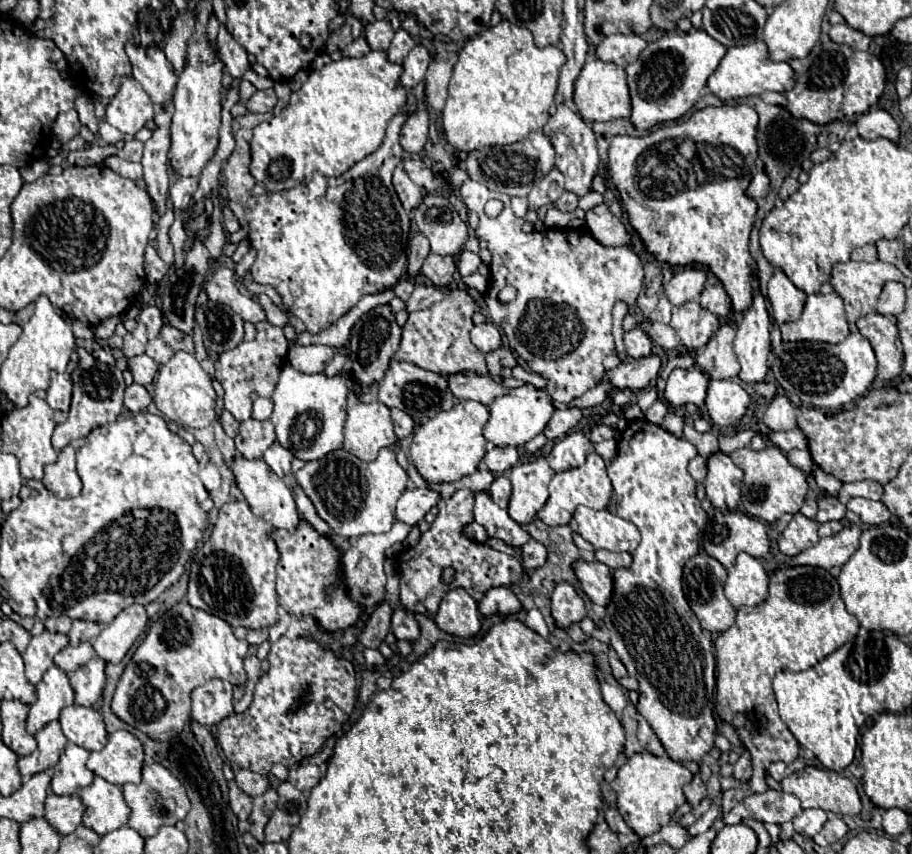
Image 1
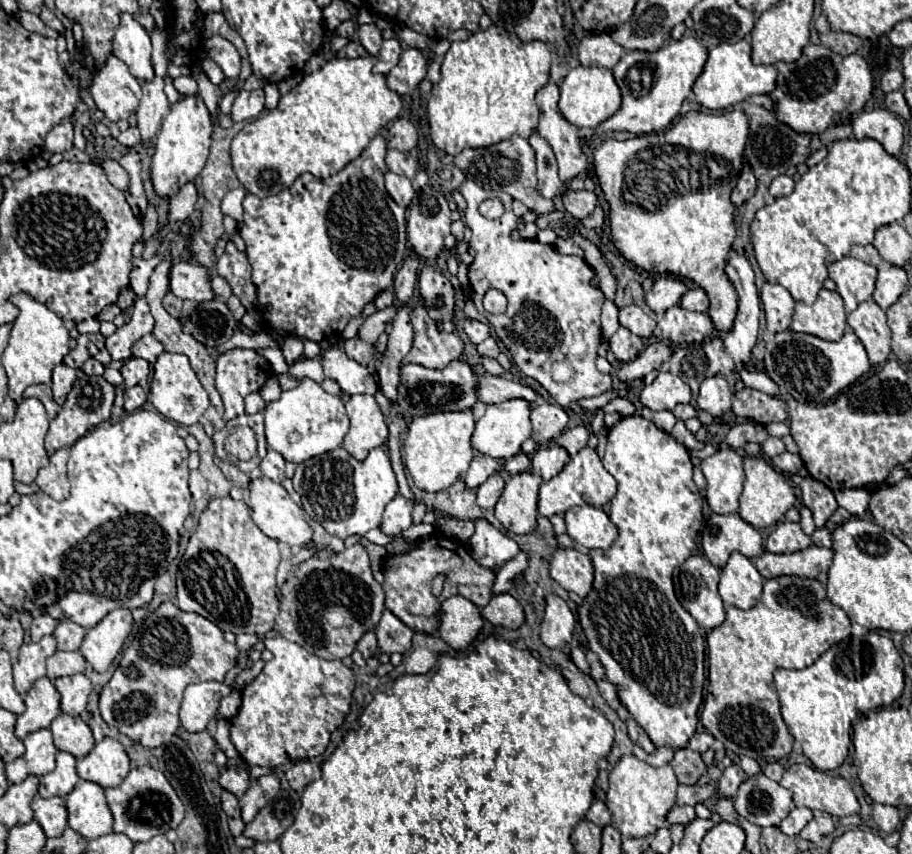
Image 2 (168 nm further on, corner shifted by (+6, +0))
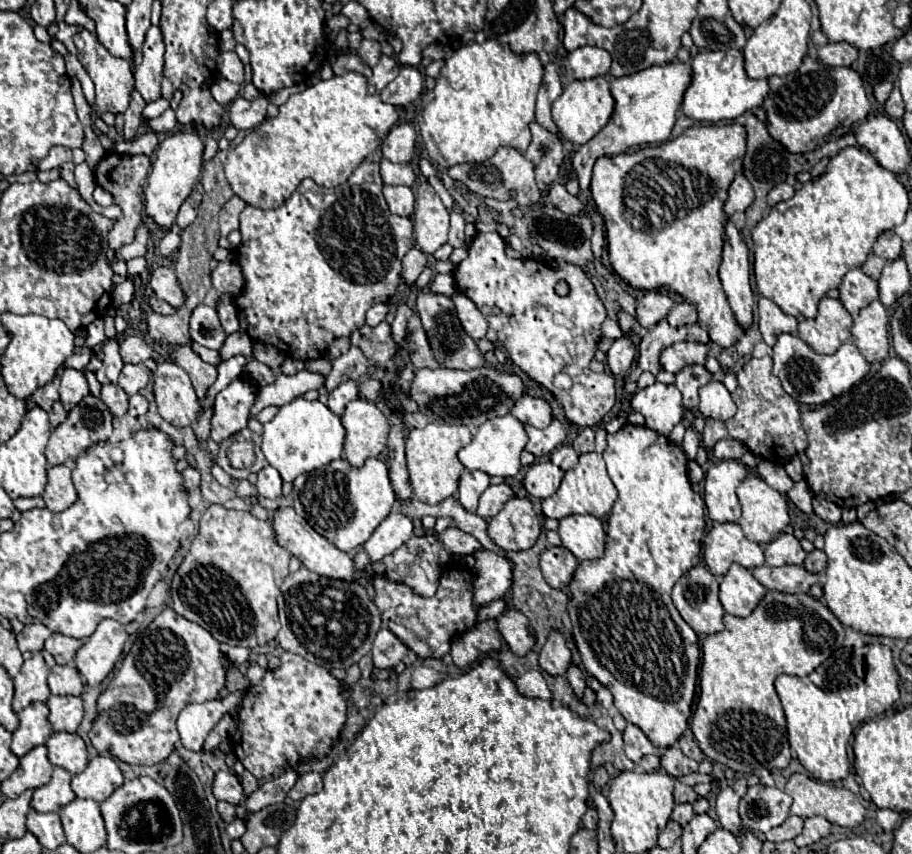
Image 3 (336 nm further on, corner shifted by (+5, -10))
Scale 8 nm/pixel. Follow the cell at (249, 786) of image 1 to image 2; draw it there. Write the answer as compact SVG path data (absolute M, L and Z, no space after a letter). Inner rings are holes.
M227 765L225 771L219 771L219 785L225 791L237 793L237 797L241 797L249 787L249 775L247 775L247 771L243 767Z

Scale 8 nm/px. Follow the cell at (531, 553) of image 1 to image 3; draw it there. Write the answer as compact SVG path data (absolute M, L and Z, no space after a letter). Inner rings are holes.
M496 599L496 601L492 601L492 603L488 603L486 607L482 607L480 611L478 611L478 619L476 621L486 621L486 619L496 619L502 611L504 611L504 607L506 607L506 603L504 603L504 599Z

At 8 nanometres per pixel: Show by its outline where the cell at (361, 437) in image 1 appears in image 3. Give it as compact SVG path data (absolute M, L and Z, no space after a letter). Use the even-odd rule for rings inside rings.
M350 401L340 419L346 429L344 453L350 465L362 467L366 459L378 457L386 449L390 427L382 411L372 401Z

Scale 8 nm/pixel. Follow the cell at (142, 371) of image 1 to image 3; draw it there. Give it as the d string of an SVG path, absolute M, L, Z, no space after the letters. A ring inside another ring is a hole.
M124 365L120 379L118 379L118 385L128 395L134 395L148 385L148 379L150 379L150 375L148 375L148 369L144 365Z

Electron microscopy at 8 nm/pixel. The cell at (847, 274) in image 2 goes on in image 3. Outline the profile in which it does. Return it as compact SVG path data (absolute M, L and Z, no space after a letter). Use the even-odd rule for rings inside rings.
M856 267L844 275L838 291L840 291L842 305L848 309L852 317L856 317L860 309L868 307L872 301L878 299L878 281L864 275Z

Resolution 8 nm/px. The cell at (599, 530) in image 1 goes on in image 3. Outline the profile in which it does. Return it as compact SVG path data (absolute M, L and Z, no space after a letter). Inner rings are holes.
M570 515L560 521L558 535L562 545L574 553L578 561L600 559L606 549L606 533L602 521L594 515Z

